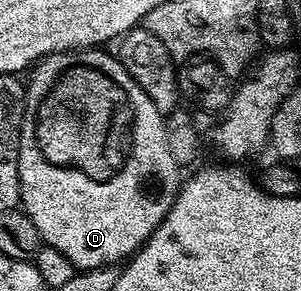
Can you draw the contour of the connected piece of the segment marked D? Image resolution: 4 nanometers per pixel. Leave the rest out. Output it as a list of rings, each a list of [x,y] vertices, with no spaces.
[[[106,49],[47,55],[29,75],[18,150],[21,210],[32,217],[43,244],[60,249],[77,270],[129,260],[164,221],[178,196],[180,169],[168,150],[163,112],[148,101],[148,93],[132,81],[128,69]]]

